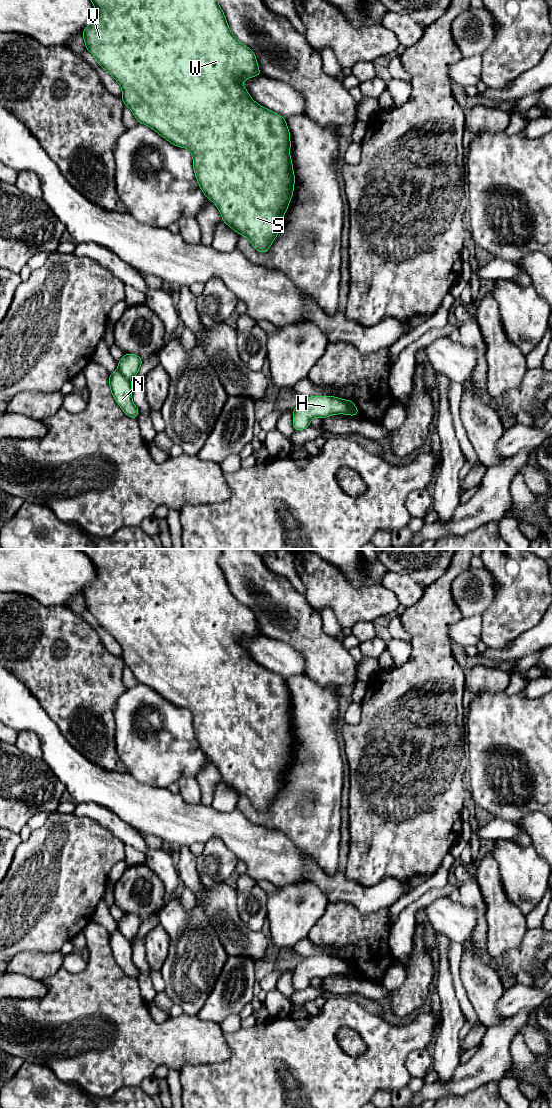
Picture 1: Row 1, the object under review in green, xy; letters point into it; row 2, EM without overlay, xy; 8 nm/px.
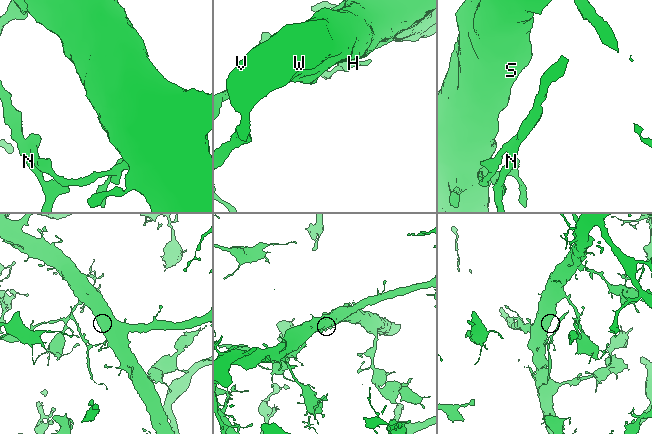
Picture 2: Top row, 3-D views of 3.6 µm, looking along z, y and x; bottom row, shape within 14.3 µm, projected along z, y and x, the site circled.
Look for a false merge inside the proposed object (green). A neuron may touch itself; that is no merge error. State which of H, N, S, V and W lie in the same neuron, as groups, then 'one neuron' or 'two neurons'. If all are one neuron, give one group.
H S V W / N; two neurons

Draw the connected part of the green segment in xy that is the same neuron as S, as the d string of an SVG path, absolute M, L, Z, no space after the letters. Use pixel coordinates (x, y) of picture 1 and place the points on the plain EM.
M80 549L92 561L96 569L95 580L82 593L86 609L98 624L121 646L122 660L137 681L155 690L175 706L188 709L193 716L196 739L205 756L221 773L222 780L239 795L247 797L259 812L267 813L275 797L290 759L293 756L295 736L290 717L290 692L285 678L256 663L243 646L243 641L261 634L254 612L239 602L231 593L224 572L218 564L221 549Z

